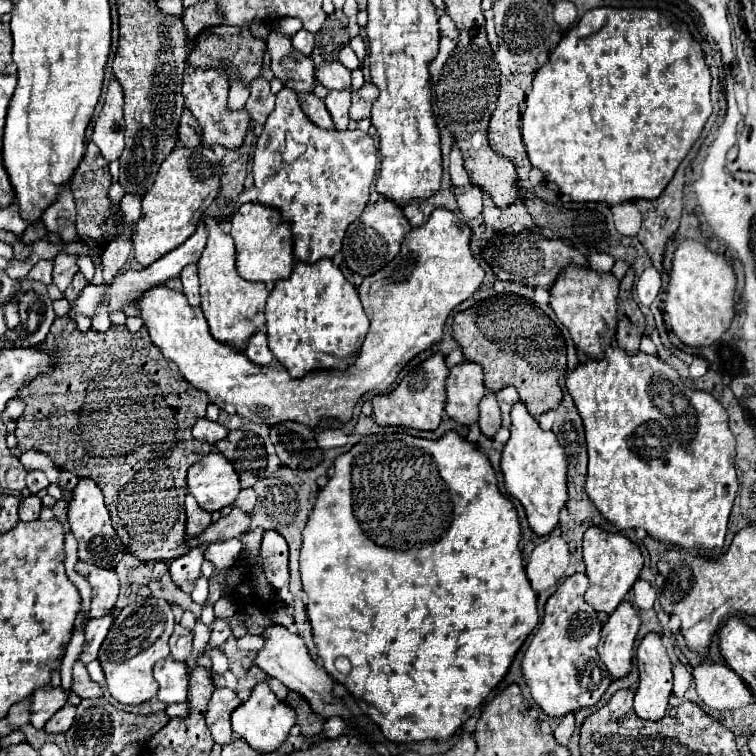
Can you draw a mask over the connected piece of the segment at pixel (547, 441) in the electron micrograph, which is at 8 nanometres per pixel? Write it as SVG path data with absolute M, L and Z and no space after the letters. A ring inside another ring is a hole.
M517 402L511 410L511 438L501 454L501 470L505 476L507 492L521 502L527 514L529 528L537 536L547 536L559 524L559 514L569 502L567 472L569 462L561 444L553 432L541 430L539 422L529 416L523 402Z

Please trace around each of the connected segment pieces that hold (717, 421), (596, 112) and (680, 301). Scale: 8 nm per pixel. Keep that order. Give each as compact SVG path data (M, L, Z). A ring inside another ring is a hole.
M609 346L603 352L601 360L593 360L589 358L587 362L581 362L575 366L575 370L571 370L565 376L565 390L571 394L579 416L583 418L585 424L585 434L587 434L587 446L589 446L589 474L587 474L587 482L585 482L585 492L587 496L593 500L593 504L597 506L597 510L611 522L615 524L619 530L625 528L645 528L649 536L661 540L661 542L669 542L675 544L679 548L685 550L719 550L723 548L723 540L725 540L725 532L727 532L727 520L731 514L731 506L737 494L737 472L735 472L735 436L731 434L729 426L727 426L727 410L707 392L699 392L699 390L691 390L687 388L677 370L673 366L669 366L667 362L663 362L659 356L651 356L651 354L627 354L623 352L623 348L617 346Z
M593 8L589 10L571 30L565 32L563 40L557 44L557 48L551 52L547 64L539 68L535 74L531 92L527 94L527 110L523 114L523 126L521 136L527 146L529 160L535 168L539 168L547 182L553 182L559 186L563 194L567 194L573 202L605 202L609 206L629 202L629 200L655 200L661 196L661 192L667 188L667 184L673 180L675 170L683 162L683 158L689 154L691 146L699 138L709 114L711 114L711 100L709 100L709 86L711 86L711 74L705 64L705 54L695 42L687 30L685 24L679 24L666 16L673 16L664 10L615 10L615 8Z
M685 240L673 256L671 282L665 292L665 314L669 316L671 332L685 346L711 346L717 340L721 340L721 336L727 332L727 328L731 326L731 320L735 316L735 284L737 284L735 272L723 256L711 252L709 248L705 248L703 244L699 244L695 240Z

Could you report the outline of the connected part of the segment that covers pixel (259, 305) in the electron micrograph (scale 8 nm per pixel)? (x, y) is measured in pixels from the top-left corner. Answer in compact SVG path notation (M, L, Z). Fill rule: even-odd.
M207 220L209 240L203 250L199 266L201 278L201 308L211 328L211 336L223 344L229 344L237 352L243 352L247 340L265 326L265 302L269 290L261 282L247 282L237 274L235 268L235 248L229 234L225 234L215 220Z

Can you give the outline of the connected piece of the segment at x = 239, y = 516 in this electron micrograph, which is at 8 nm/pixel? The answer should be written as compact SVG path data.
M233 508L229 516L221 518L215 524L211 524L211 528L207 528L207 532L203 532L203 536L199 540L195 540L195 542L211 544L215 540L239 538L241 534L245 534L249 530L249 524L251 524L251 514L243 512L241 508Z

